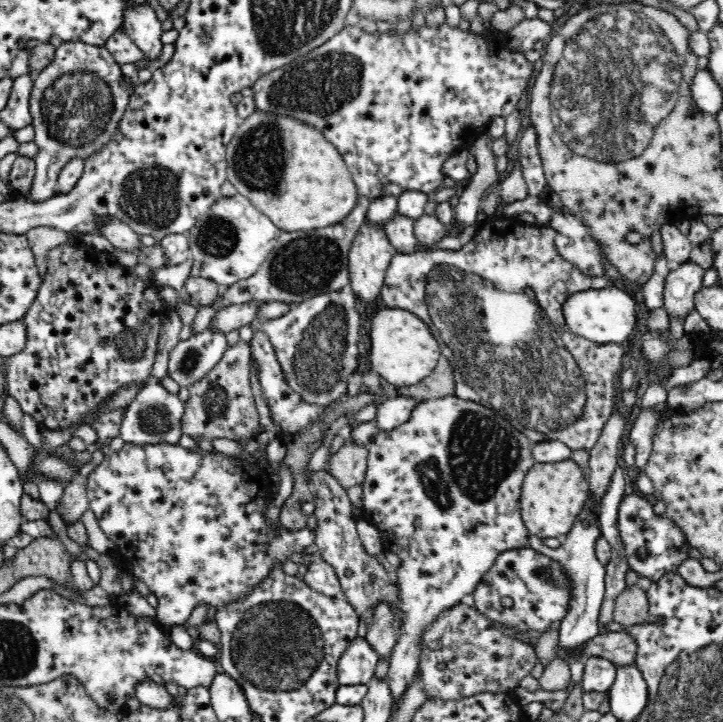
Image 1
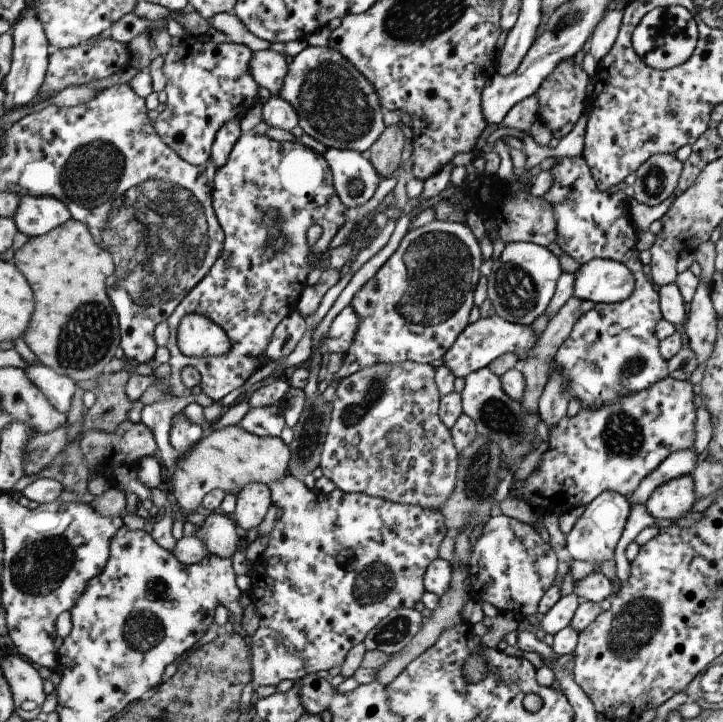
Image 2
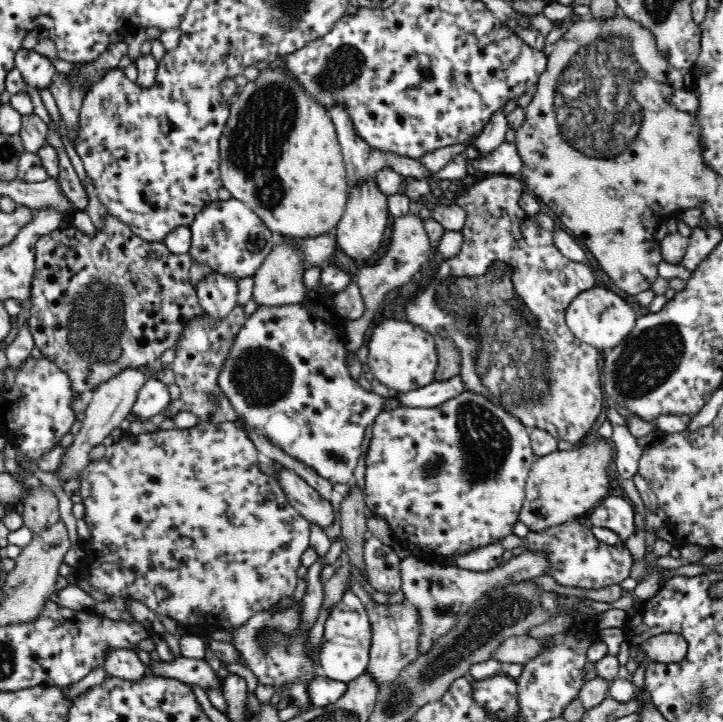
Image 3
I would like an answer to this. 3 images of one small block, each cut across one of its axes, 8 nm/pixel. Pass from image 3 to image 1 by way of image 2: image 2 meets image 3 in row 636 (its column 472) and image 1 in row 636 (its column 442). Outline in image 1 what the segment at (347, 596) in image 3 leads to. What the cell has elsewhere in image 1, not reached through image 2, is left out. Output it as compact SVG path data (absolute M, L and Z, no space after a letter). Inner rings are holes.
M357 636L338 659L339 683L350 686L366 685L374 676L378 660L374 647L362 636Z

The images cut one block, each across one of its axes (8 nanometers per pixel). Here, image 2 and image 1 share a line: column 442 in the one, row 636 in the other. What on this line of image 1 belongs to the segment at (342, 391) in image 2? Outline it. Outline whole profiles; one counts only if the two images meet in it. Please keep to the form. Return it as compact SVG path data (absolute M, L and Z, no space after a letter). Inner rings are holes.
M462 603L445 609L424 630L420 647L418 683L429 699L434 700L462 700L483 692L512 692L539 662L534 646L502 634L489 617L478 615L476 608Z

